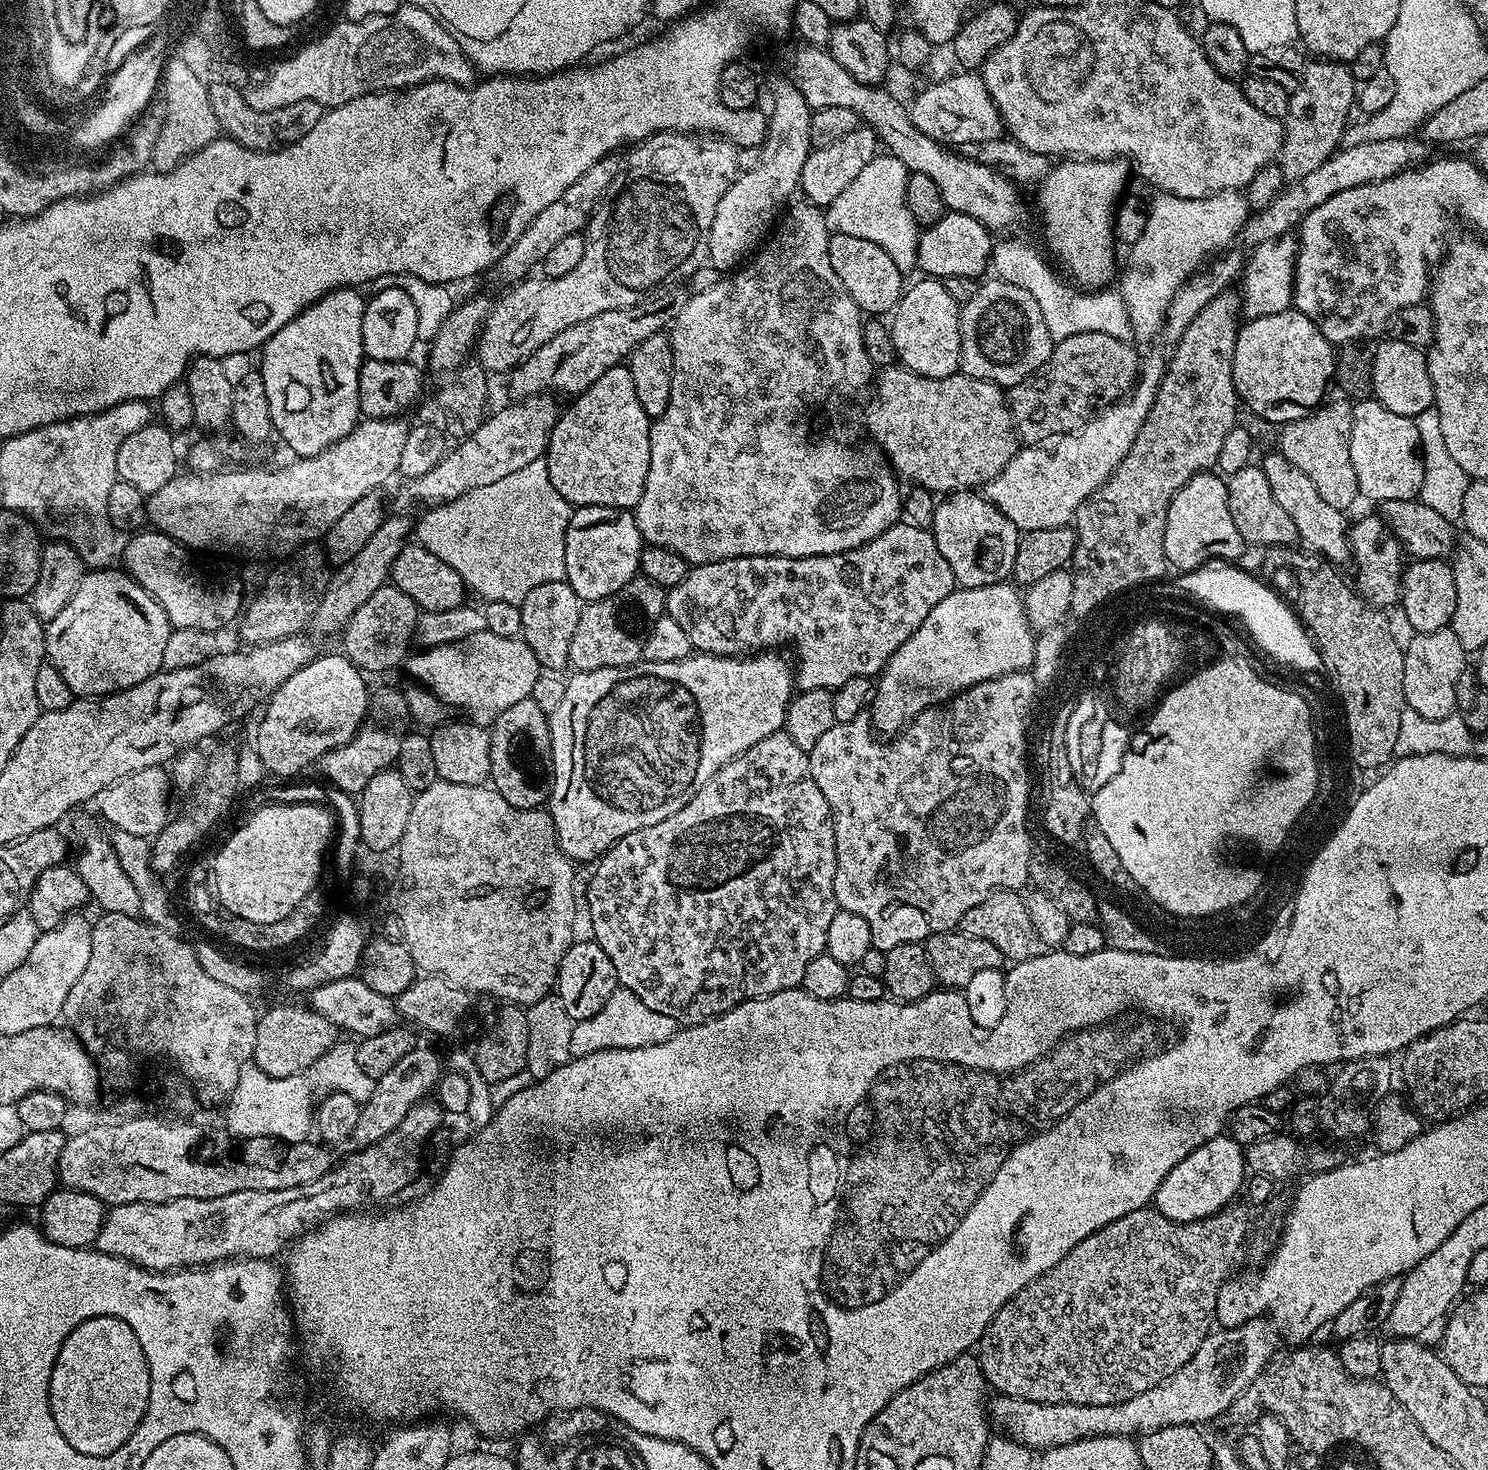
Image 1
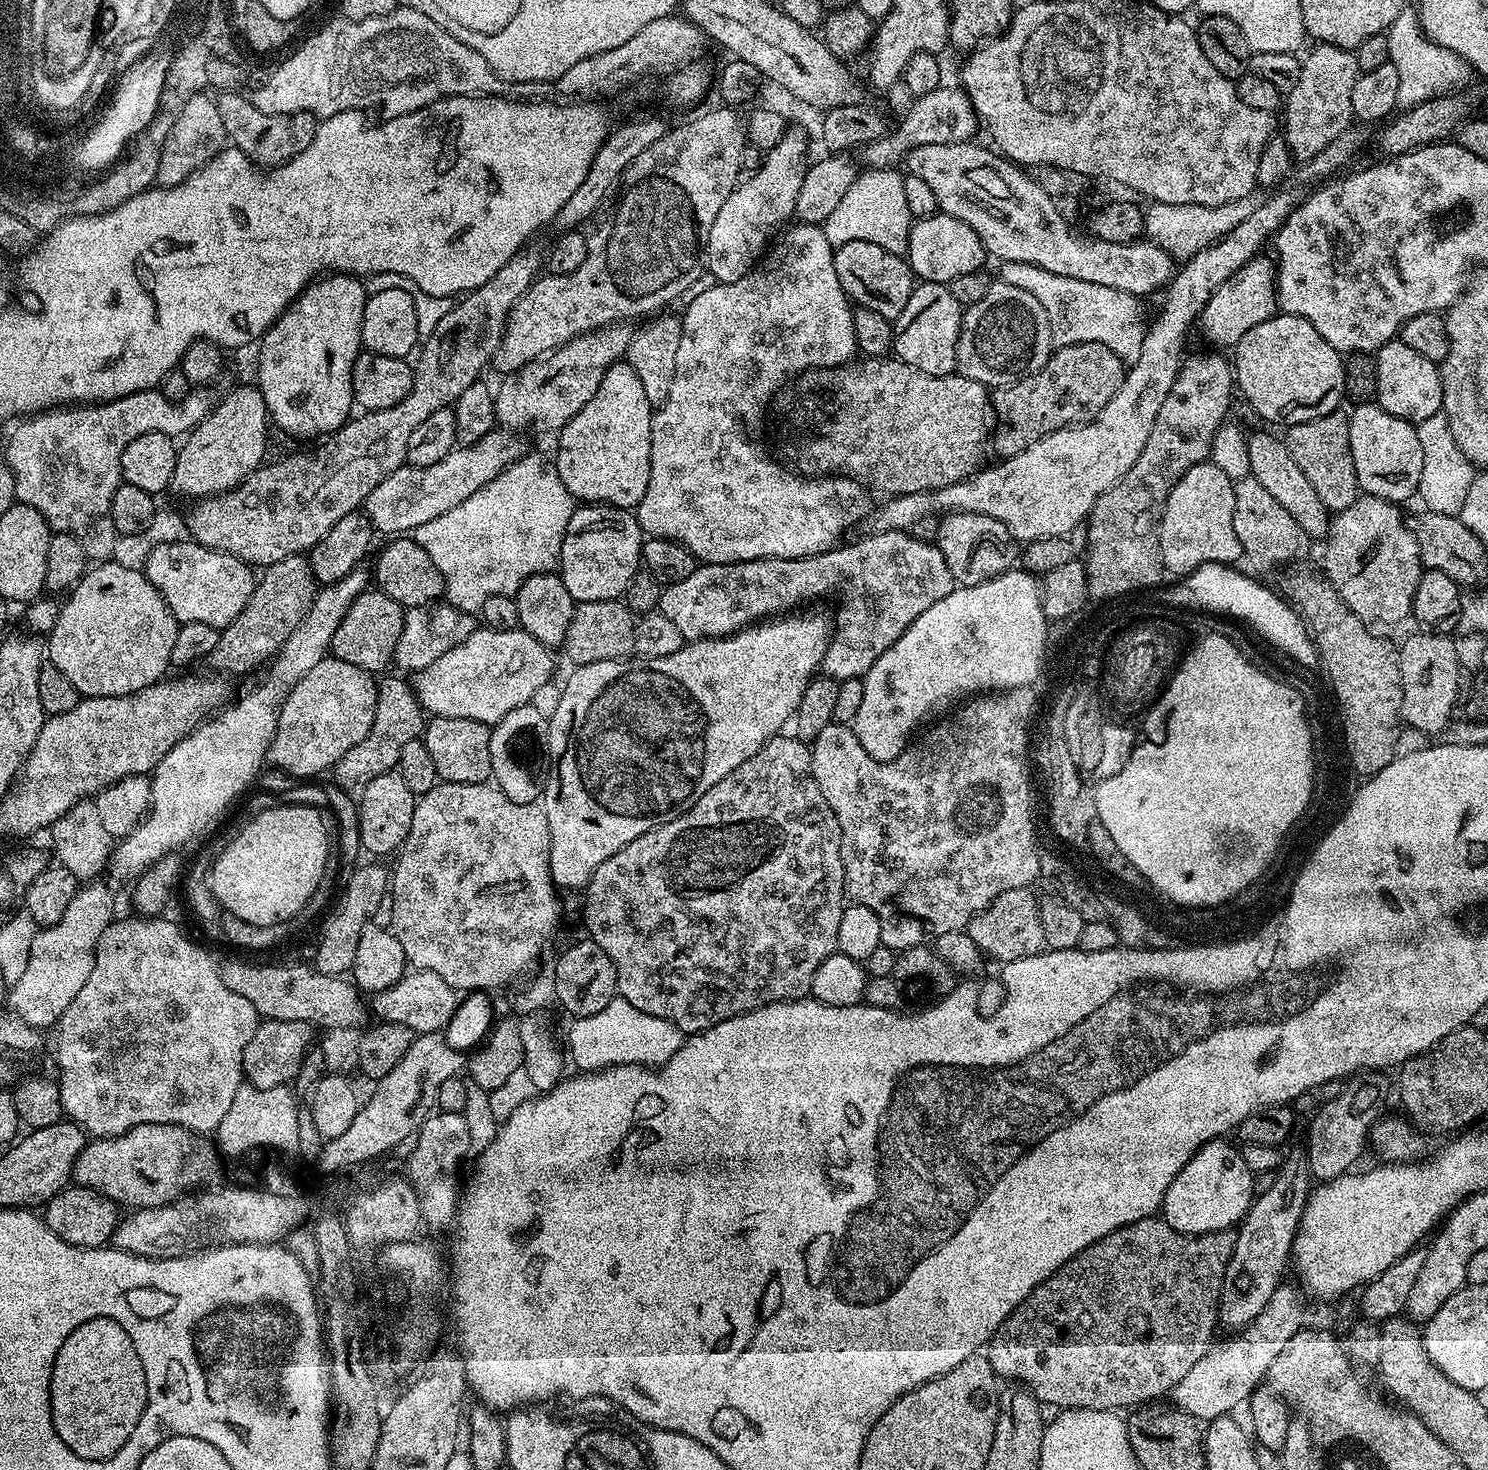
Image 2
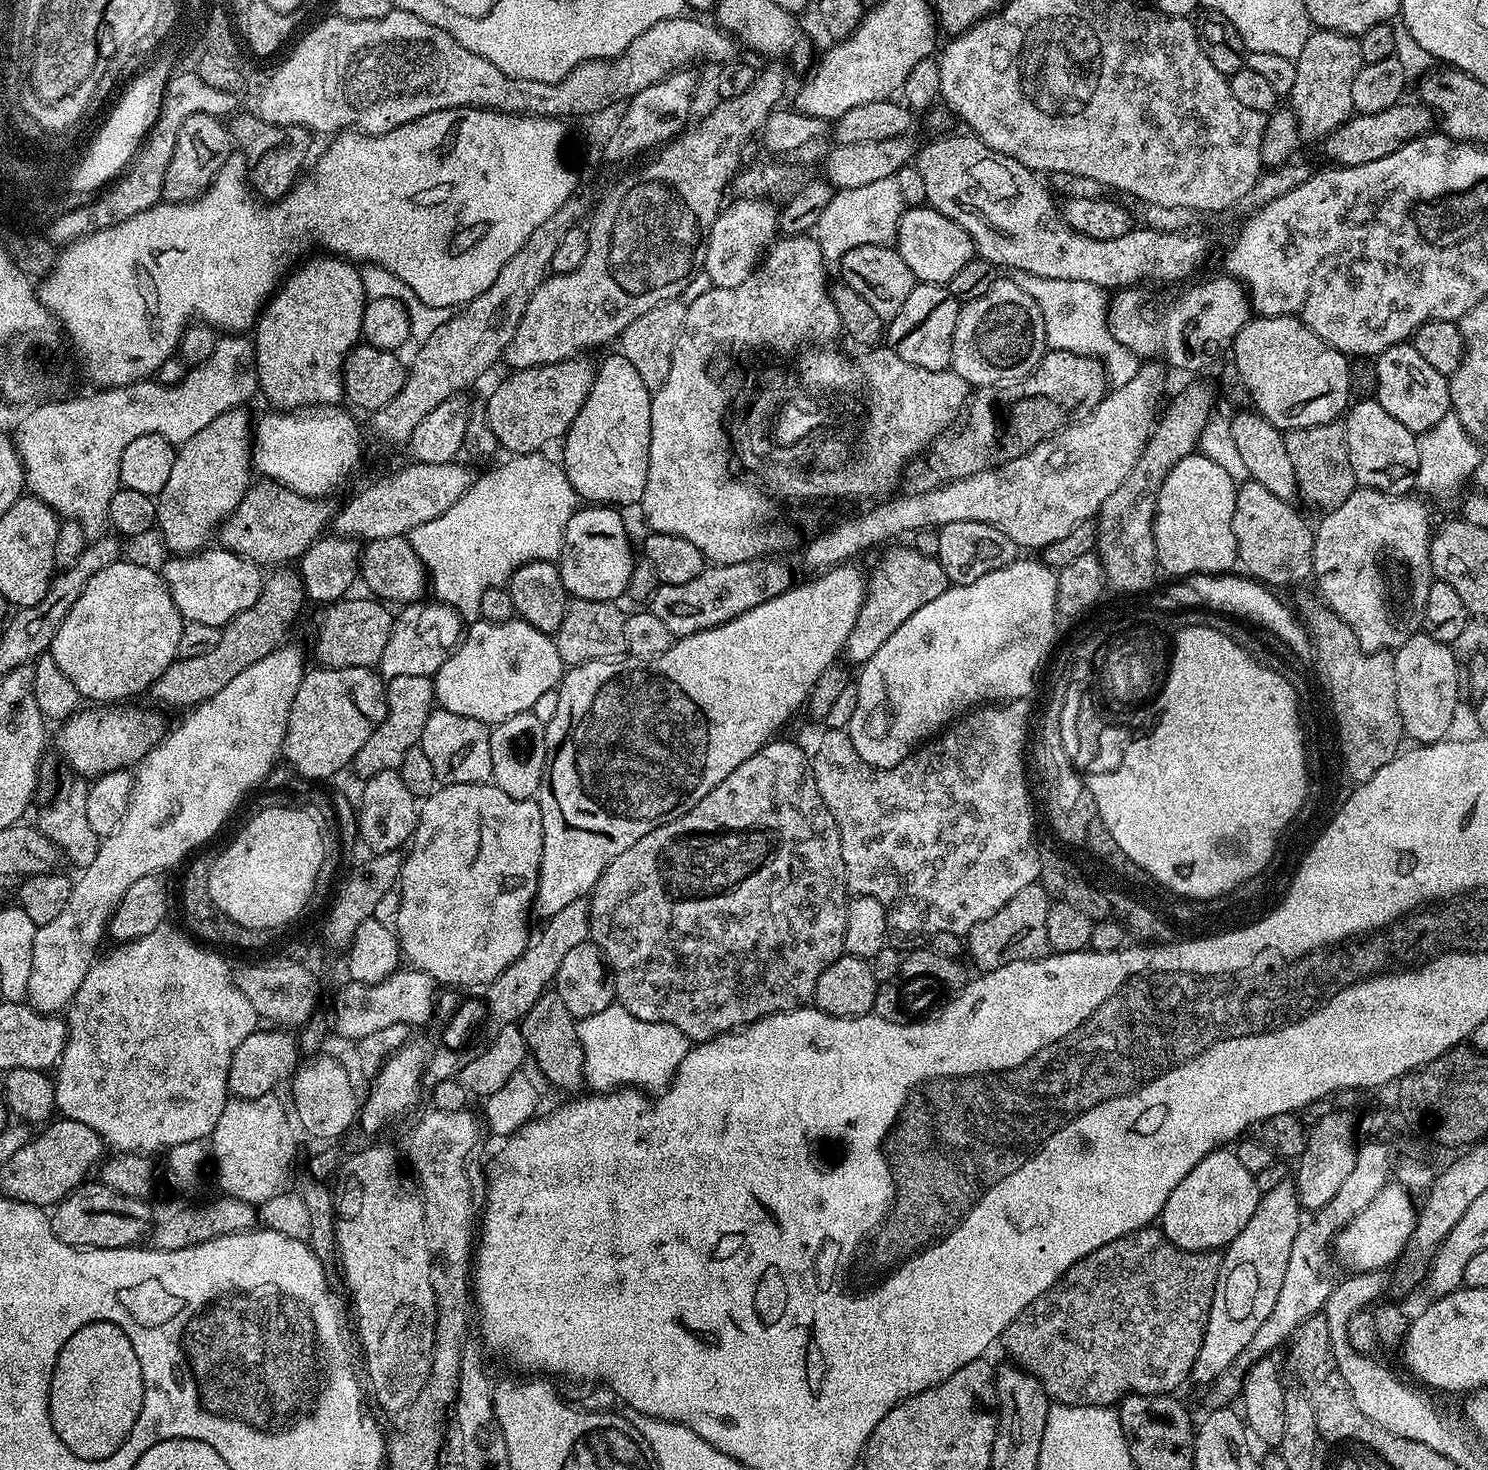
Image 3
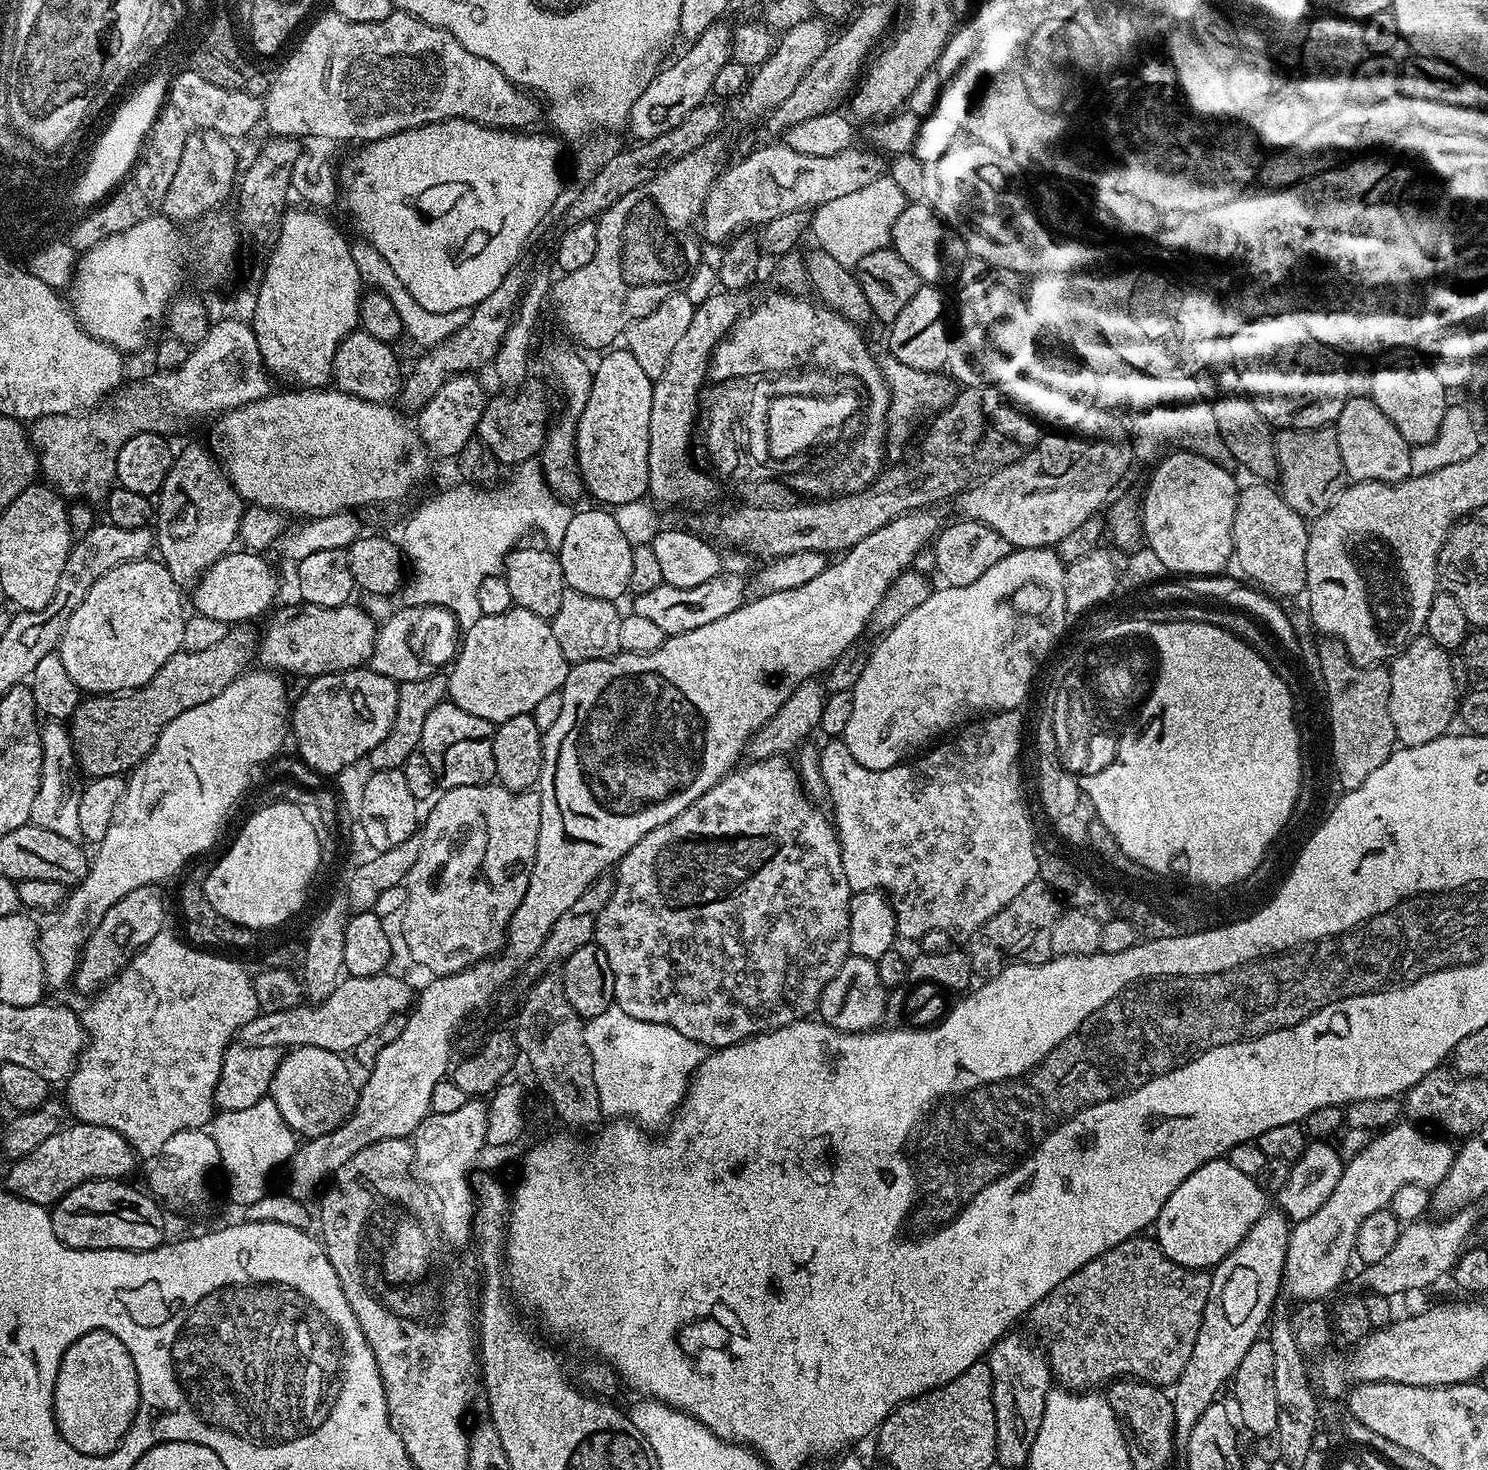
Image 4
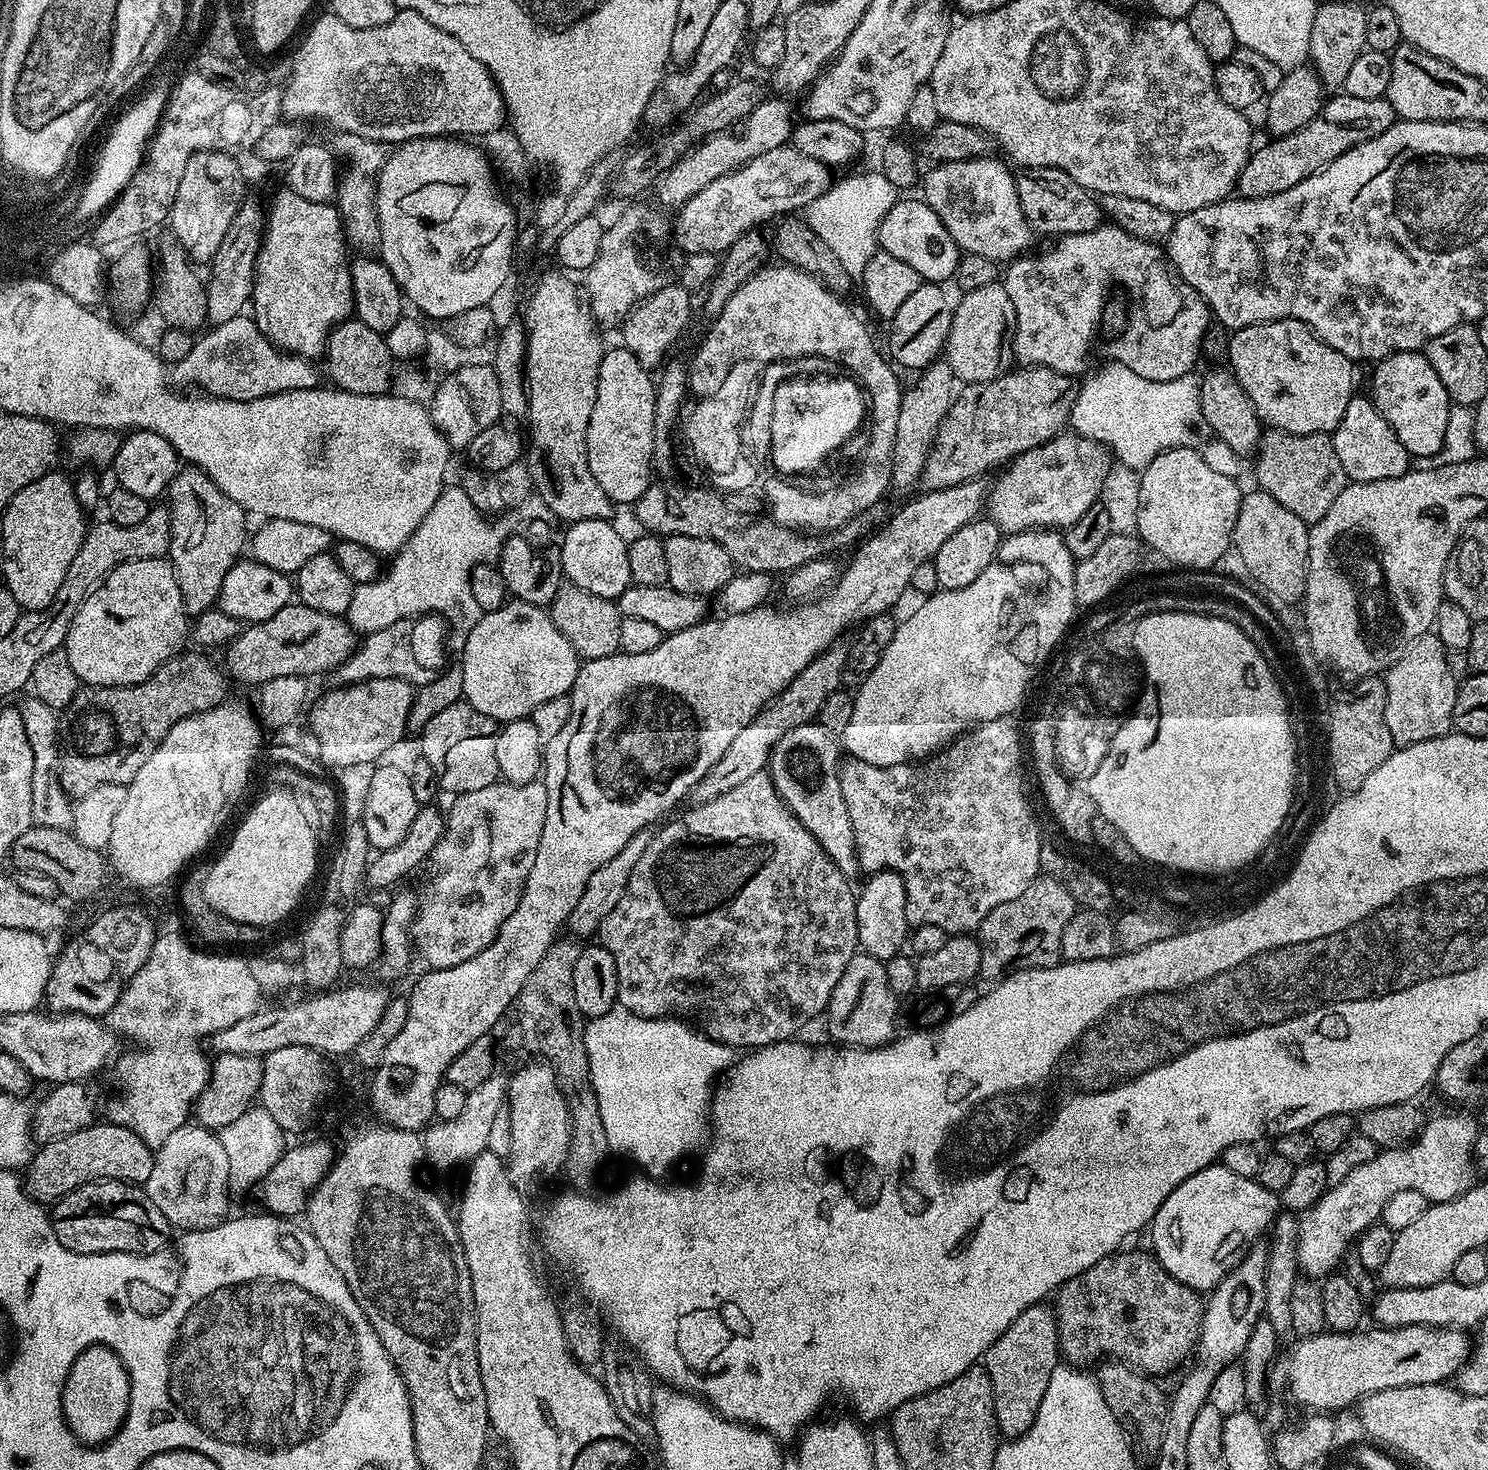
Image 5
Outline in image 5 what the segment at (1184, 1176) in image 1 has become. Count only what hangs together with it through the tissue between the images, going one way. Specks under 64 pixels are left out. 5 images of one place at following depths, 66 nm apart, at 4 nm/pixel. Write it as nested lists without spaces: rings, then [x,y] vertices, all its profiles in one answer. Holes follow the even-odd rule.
[[[1217,1162],[1186,1178],[1186,1182],[1162,1202],[1150,1225],[1151,1251],[1178,1282],[1208,1294],[1244,1259],[1243,1244],[1251,1245],[1256,1242],[1251,1240],[1269,1231],[1281,1208],[1281,1197],[1266,1190],[1259,1180],[1242,1178]]]

